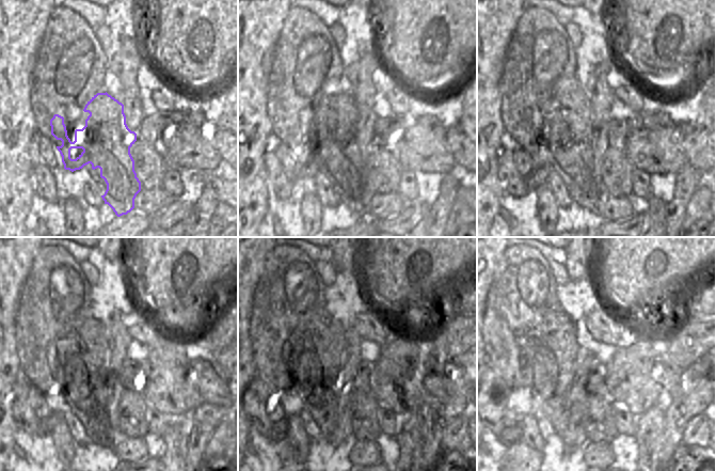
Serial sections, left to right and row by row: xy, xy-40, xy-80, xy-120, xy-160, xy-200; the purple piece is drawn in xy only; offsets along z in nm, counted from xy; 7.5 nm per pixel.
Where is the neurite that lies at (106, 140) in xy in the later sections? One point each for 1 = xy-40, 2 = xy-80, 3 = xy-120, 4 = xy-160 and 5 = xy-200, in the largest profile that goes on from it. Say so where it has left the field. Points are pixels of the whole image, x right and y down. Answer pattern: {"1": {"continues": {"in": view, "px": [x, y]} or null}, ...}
{"1": {"continues": {"in": "xy-40", "px": [335, 143]}}, "2": {"continues": {"in": "xy-80", "px": [574, 143]}}, "3": {"continues": {"in": "xy-120", "px": [92, 385]}}, "4": {"continues": {"in": "xy-160", "px": [319, 350]}}, "5": {"continues": {"in": "xy-200", "px": [549, 370]}}}

